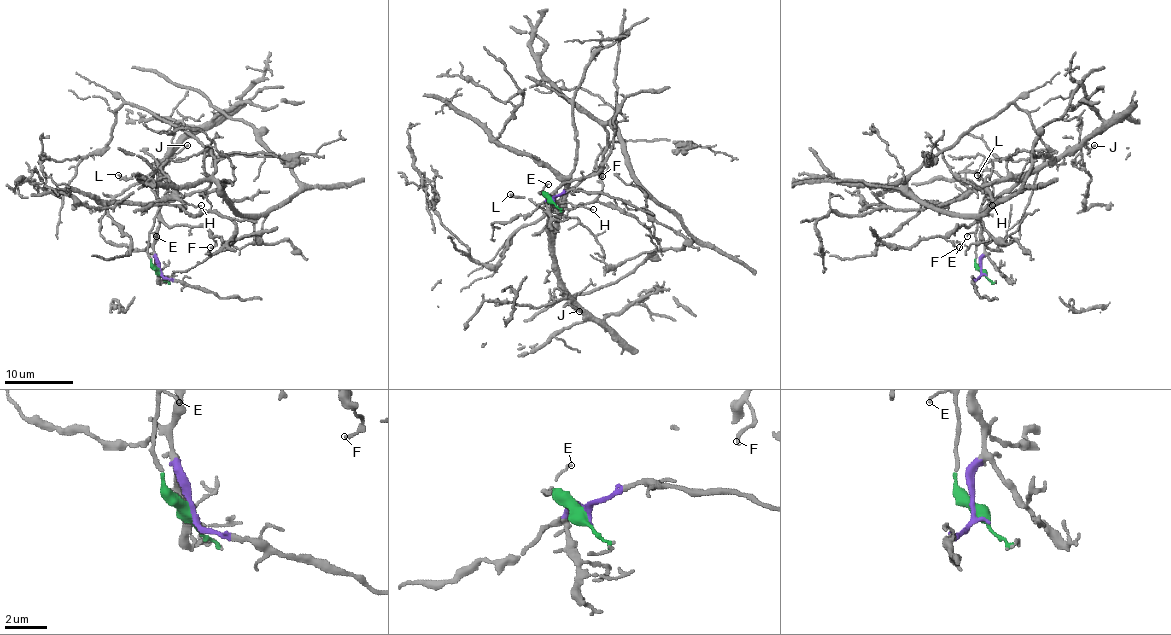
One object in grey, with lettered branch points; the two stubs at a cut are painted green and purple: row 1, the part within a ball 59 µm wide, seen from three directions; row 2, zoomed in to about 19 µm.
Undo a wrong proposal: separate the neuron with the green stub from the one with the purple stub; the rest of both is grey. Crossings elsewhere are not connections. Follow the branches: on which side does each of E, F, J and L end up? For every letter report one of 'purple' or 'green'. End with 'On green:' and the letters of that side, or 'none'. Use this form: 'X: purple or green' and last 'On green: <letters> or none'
E: green
F: purple
J: purple
L: purple
On green: E

